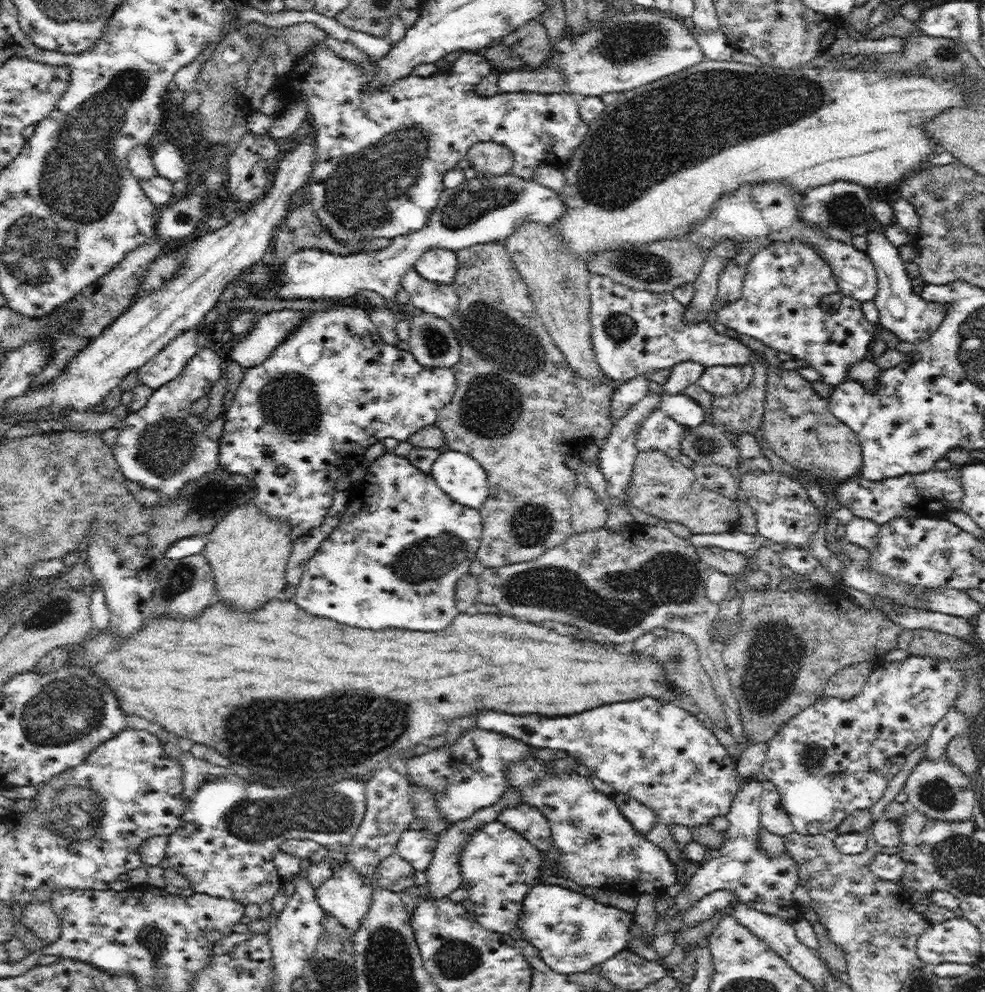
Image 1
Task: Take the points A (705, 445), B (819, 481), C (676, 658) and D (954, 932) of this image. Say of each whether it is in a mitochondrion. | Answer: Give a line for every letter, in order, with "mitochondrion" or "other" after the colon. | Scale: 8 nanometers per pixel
A: mitochondrion
B: other
C: mitochondrion
D: other

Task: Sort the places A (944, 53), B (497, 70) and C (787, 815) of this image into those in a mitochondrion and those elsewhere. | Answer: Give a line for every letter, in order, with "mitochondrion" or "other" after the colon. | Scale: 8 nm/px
A: mitochondrion
B: other
C: other

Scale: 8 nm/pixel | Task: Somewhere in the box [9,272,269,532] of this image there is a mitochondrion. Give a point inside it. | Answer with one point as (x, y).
(166, 445)

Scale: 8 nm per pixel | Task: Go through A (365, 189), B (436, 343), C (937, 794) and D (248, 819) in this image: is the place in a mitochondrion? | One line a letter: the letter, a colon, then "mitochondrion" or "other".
A: mitochondrion
B: mitochondrion
C: mitochondrion
D: mitochondrion

